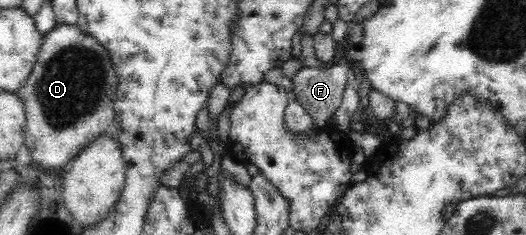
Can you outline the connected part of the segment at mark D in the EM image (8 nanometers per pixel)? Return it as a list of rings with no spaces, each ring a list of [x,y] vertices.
[[[57,24],[52,30],[48,30],[48,32],[43,35],[41,47],[38,51],[32,73],[25,81],[25,84],[20,86],[20,90],[18,90],[17,93],[20,99],[22,99],[22,103],[24,103],[26,118],[28,118],[28,122],[26,122],[26,127],[24,128],[25,143],[26,146],[30,148],[30,154],[32,154],[34,164],[44,166],[44,168],[62,168],[64,164],[68,164],[68,162],[76,158],[90,142],[99,138],[103,133],[108,132],[109,128],[112,127],[112,122],[115,120],[115,111],[113,108],[114,100],[118,94],[118,84],[118,72],[116,72],[112,65],[109,53],[91,36],[91,34],[84,33],[82,29],[77,27],[77,24]]]

